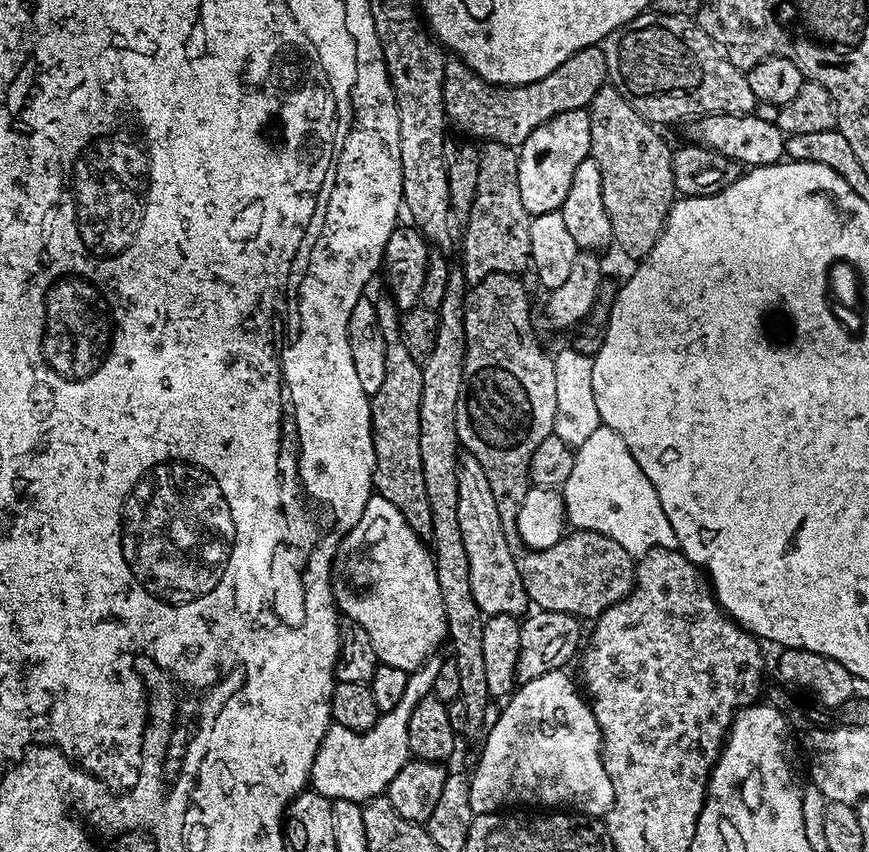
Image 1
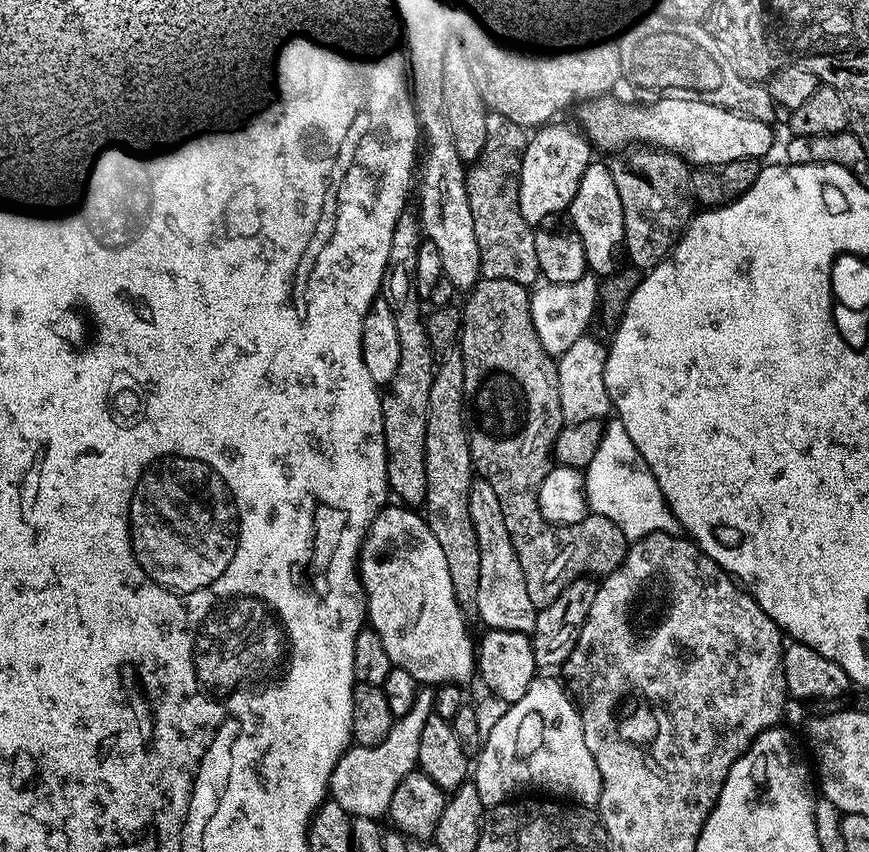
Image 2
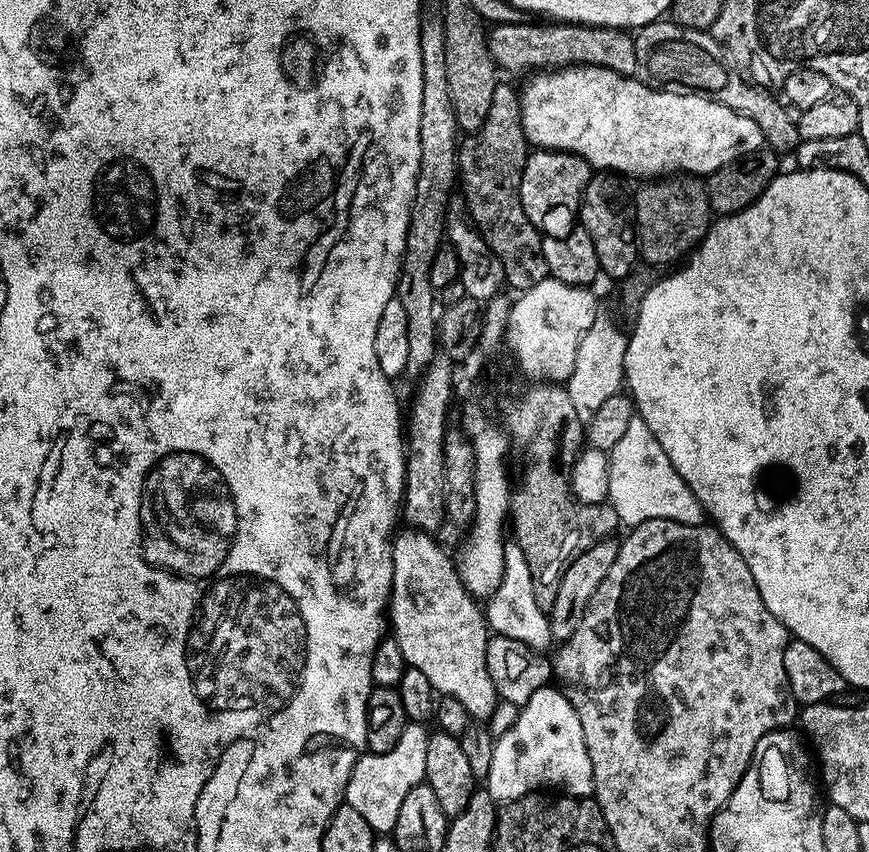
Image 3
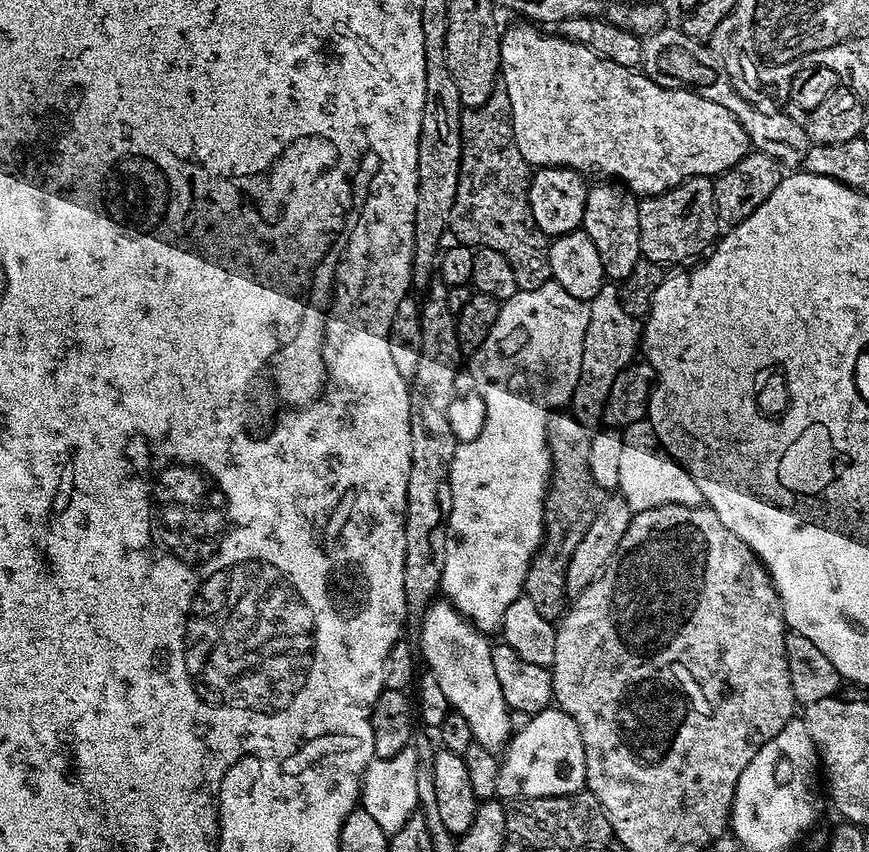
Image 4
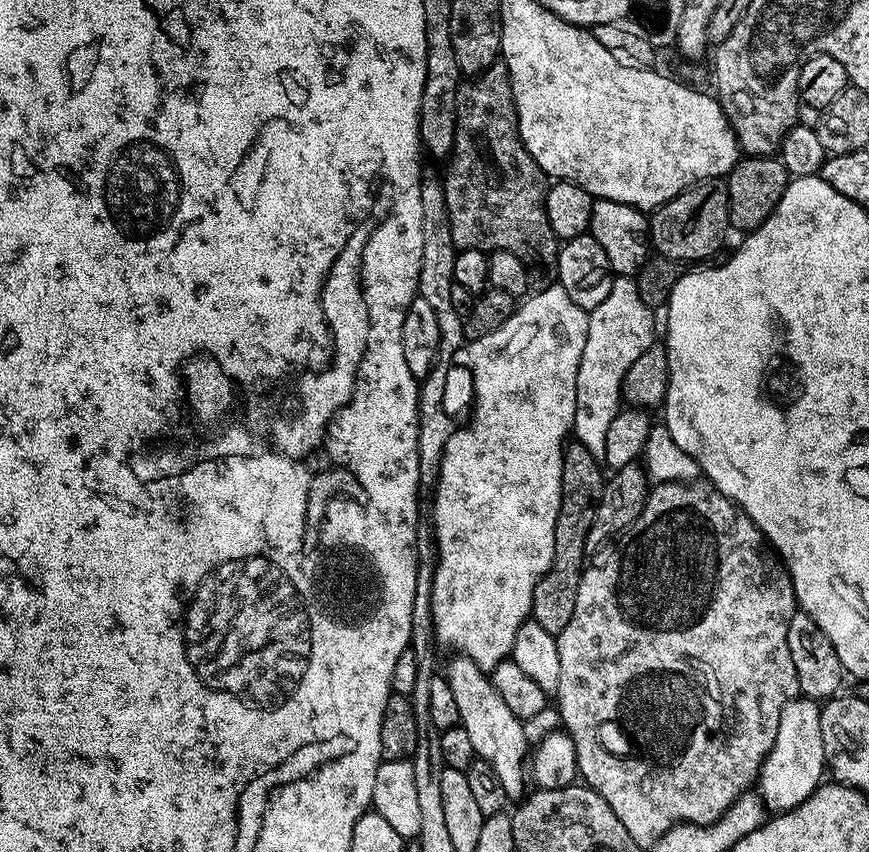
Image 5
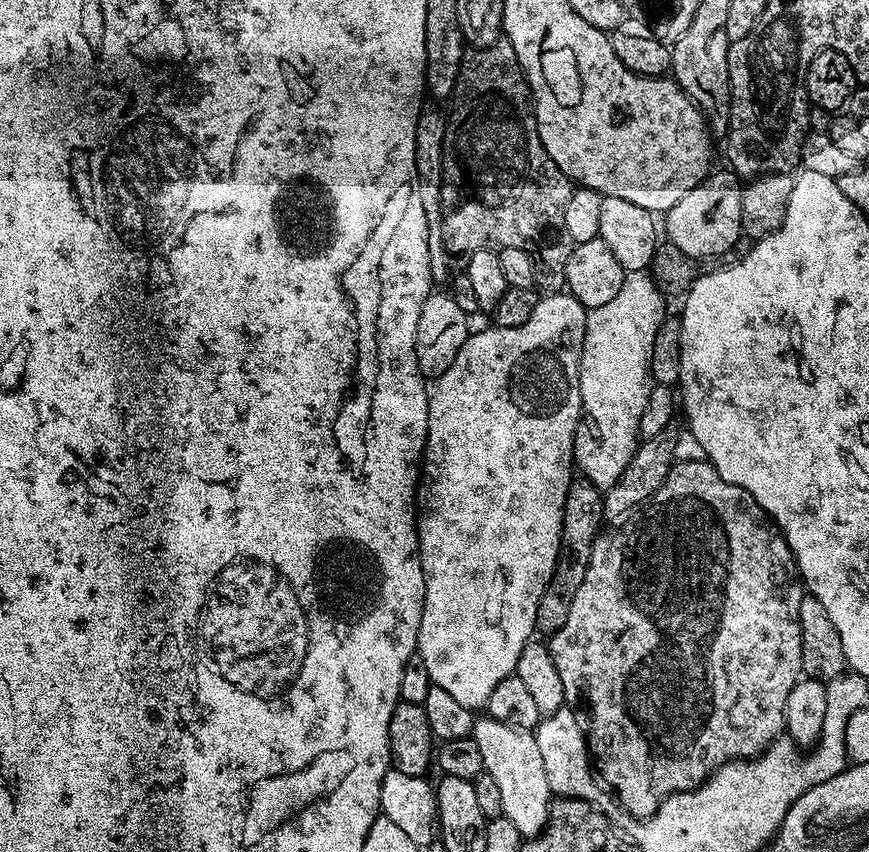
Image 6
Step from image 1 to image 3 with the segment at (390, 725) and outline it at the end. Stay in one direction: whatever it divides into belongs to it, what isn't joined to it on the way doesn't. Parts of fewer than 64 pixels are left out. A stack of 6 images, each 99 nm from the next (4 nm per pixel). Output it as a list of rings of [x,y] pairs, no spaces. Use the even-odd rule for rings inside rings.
[[[408,722],[392,750],[386,753],[363,753],[356,760],[347,783],[345,803],[366,818],[378,834],[390,834],[397,822],[402,801],[414,786],[425,781],[429,729],[423,723]],[[427,729],[427,730],[426,730]]]

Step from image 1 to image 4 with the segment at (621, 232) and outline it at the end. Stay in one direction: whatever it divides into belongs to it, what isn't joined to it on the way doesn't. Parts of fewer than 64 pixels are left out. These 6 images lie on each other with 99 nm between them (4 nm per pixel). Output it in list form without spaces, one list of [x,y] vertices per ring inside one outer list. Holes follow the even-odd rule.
[[[692,176],[662,194],[643,197],[638,203],[640,255],[661,266],[680,264],[683,260],[695,261],[699,252],[707,253],[715,245],[720,227],[722,221],[716,214],[711,176]]]

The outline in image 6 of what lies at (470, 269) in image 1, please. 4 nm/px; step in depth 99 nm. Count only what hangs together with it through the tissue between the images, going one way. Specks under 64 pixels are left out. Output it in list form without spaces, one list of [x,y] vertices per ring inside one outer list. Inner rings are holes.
[[[506,38],[493,39],[491,44],[485,48],[476,48],[469,51],[460,62],[460,77],[456,80],[456,91],[454,101],[456,109],[452,112],[452,121],[448,124],[448,132],[444,136],[444,183],[442,185],[442,203],[444,206],[444,238],[445,241],[452,242],[455,238],[458,243],[465,244],[468,250],[486,248],[489,246],[499,246],[500,248],[524,248],[526,251],[535,254],[539,263],[548,268],[563,269],[564,263],[570,258],[574,247],[570,234],[566,230],[566,218],[564,217],[564,207],[566,202],[570,202],[574,191],[573,181],[568,175],[557,166],[546,154],[546,150],[540,141],[540,135],[536,133],[536,118],[534,115],[534,105],[530,99],[528,91],[528,81],[524,78],[524,71],[520,68],[518,58],[514,54],[514,46]]]

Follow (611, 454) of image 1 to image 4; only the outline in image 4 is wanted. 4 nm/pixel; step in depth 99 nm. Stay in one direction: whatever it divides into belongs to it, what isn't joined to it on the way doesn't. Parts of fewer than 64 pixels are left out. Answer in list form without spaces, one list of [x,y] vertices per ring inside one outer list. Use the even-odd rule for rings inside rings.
[[[646,418],[634,422],[622,432],[622,451],[619,461],[618,492],[634,512],[653,509],[654,506],[684,505],[701,507],[702,492],[682,467],[660,444],[660,437]]]

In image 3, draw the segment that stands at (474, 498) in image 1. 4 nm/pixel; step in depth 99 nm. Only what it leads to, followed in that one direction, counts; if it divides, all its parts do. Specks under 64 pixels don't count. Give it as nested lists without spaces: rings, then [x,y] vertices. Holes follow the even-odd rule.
[[[514,542],[504,545],[502,582],[498,582],[494,594],[487,597],[486,619],[489,629],[495,635],[514,638],[514,642],[522,642],[537,650],[548,650],[548,647],[549,649],[553,647],[549,613],[544,612],[534,598],[534,578],[530,578],[530,566],[526,566],[526,554],[522,554],[522,550]]]

